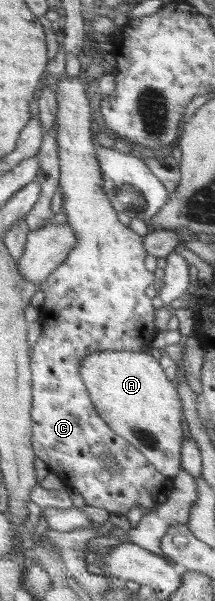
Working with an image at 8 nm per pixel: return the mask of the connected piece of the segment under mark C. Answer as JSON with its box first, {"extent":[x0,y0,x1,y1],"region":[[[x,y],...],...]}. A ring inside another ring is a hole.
{"extent":[32,75,174,515],"region":[[[62,75],[59,78],[59,83],[57,83],[57,95],[55,95],[55,100],[57,100],[57,146],[59,146],[59,169],[60,178],[58,181],[58,187],[63,193],[63,203],[62,210],[63,213],[67,215],[69,226],[73,227],[73,230],[79,236],[79,243],[75,245],[75,248],[68,253],[65,261],[48,277],[47,280],[43,280],[38,283],[40,289],[45,293],[43,306],[39,308],[38,319],[40,320],[42,332],[40,337],[37,338],[35,343],[35,348],[33,349],[32,361],[32,445],[35,447],[36,457],[42,459],[46,464],[51,473],[55,474],[63,483],[63,487],[67,491],[75,489],[81,493],[81,497],[85,500],[86,505],[91,505],[91,507],[101,507],[109,513],[121,513],[121,515],[127,515],[132,511],[132,508],[136,505],[144,507],[146,513],[151,513],[156,507],[163,505],[167,501],[169,494],[174,485],[174,478],[165,476],[156,469],[156,466],[152,464],[142,454],[138,449],[135,449],[124,437],[117,434],[97,413],[96,406],[93,405],[91,395],[88,393],[88,388],[84,384],[84,378],[80,374],[80,366],[83,364],[85,358],[88,357],[90,353],[97,353],[98,351],[142,351],[141,349],[146,349],[151,347],[148,343],[151,343],[157,335],[157,327],[155,327],[155,307],[153,307],[153,301],[145,295],[145,289],[151,287],[155,283],[155,275],[149,273],[143,265],[145,257],[147,257],[147,250],[144,248],[144,241],[137,235],[137,232],[127,229],[123,223],[117,221],[117,213],[113,211],[109,199],[107,199],[108,194],[104,192],[103,187],[103,177],[101,175],[100,161],[97,158],[97,153],[93,149],[93,141],[91,141],[91,125],[89,125],[89,101],[83,93],[83,87],[81,87],[81,81],[79,78],[68,78]],[[102,453],[110,453],[112,457],[116,458],[116,467],[106,468],[104,461],[101,461]]]}

